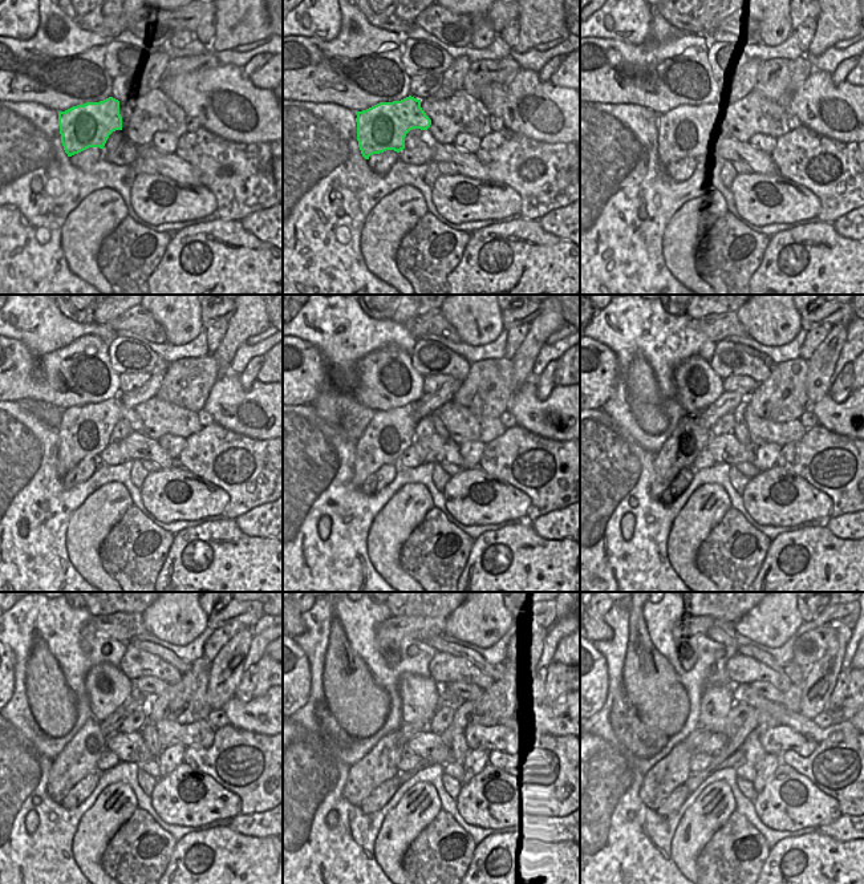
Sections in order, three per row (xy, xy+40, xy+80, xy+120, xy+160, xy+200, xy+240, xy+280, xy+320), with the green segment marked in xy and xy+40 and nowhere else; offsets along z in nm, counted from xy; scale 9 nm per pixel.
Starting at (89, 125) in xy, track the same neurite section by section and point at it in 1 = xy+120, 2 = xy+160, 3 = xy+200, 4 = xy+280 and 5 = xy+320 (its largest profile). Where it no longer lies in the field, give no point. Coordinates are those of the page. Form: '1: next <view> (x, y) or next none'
1: next xy+120 (85, 432)
2: next xy+160 (389, 433)
3: next xy+200 (680, 450)
4: next xy+280 (381, 763)
5: next xy+320 (672, 771)

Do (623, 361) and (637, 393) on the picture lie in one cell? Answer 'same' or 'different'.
different

